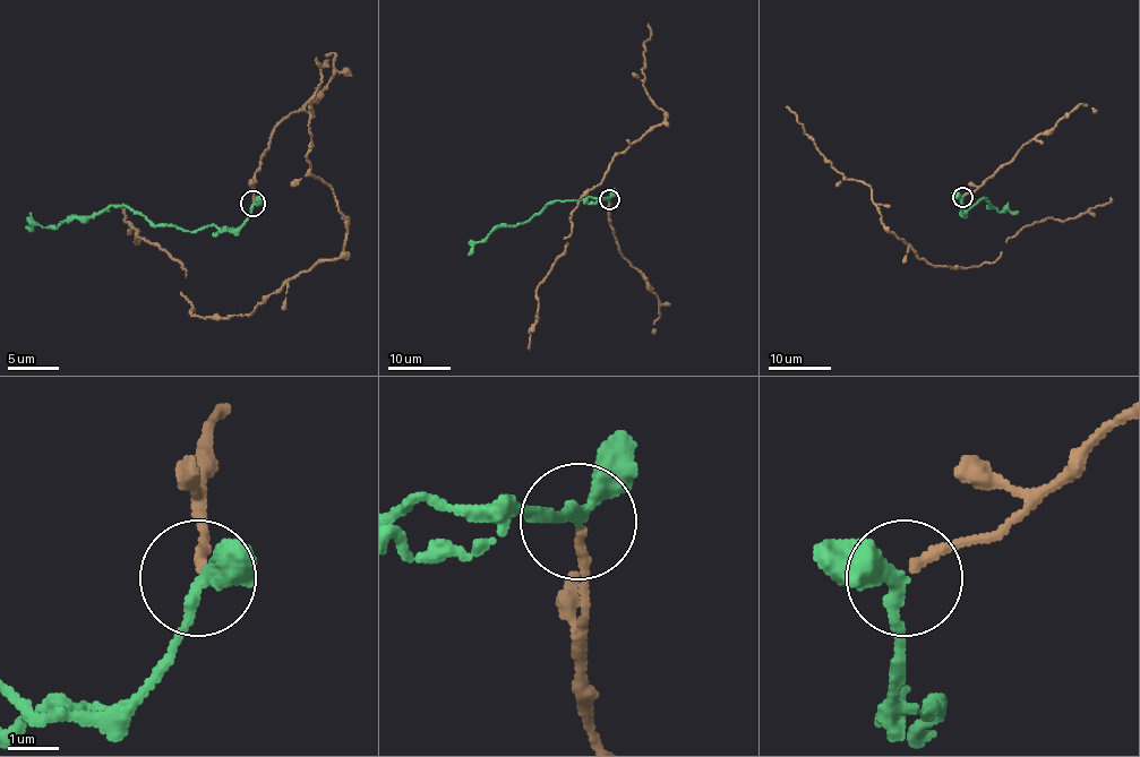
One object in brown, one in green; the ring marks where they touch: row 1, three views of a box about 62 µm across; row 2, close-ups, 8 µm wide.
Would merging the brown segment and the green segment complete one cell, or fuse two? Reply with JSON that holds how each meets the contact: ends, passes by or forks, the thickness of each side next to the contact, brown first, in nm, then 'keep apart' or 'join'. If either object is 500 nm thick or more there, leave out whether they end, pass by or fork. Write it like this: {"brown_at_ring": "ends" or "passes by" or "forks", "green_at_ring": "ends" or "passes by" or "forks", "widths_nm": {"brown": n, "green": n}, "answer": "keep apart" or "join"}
{"brown_at_ring": "ends", "green_at_ring": "passes by", "widths_nm": {"brown": 180, "green": 280}, "answer": "join"}

